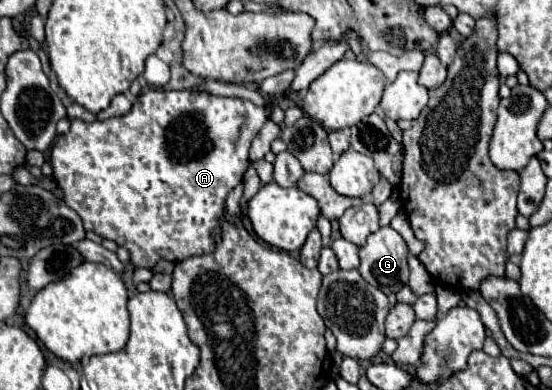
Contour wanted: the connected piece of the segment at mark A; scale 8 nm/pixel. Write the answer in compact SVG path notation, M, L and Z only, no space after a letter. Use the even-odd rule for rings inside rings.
M150 88L138 96L134 102L132 110L124 116L108 118L102 122L84 122L84 120L72 120L70 132L60 134L56 138L56 150L52 146L50 154L50 164L54 170L54 178L58 186L64 192L64 202L76 210L84 222L86 230L94 230L98 236L114 240L118 246L124 246L130 252L130 262L134 268L154 268L158 262L168 260L168 262L182 262L190 256L204 256L216 250L222 234L222 218L226 214L226 196L228 192L242 182L242 176L250 164L248 160L248 148L254 136L260 132L262 124L270 118L276 102L266 100L264 106L258 106L250 100L242 98L224 98L224 96L214 96L210 92L192 92L192 90L180 90L180 92L166 92L162 88Z

